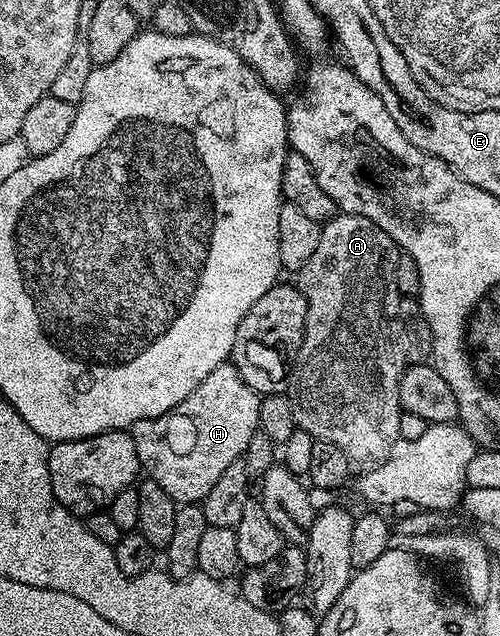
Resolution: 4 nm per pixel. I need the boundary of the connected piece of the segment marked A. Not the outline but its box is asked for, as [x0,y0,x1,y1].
[288,213,408,467]

